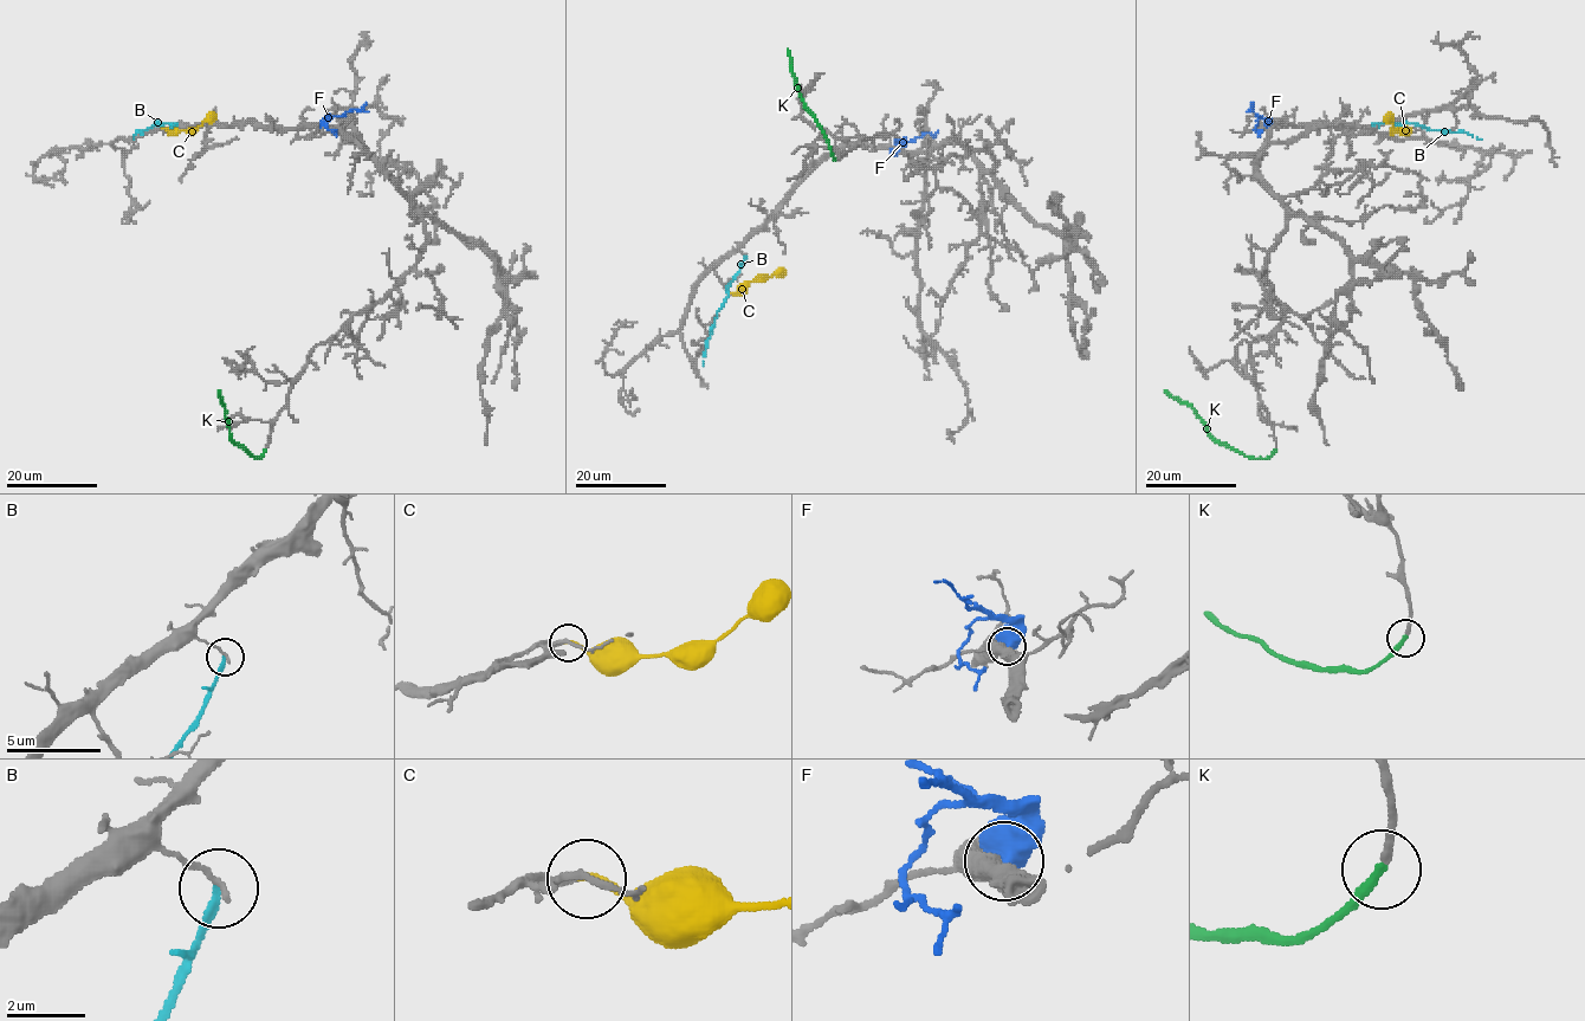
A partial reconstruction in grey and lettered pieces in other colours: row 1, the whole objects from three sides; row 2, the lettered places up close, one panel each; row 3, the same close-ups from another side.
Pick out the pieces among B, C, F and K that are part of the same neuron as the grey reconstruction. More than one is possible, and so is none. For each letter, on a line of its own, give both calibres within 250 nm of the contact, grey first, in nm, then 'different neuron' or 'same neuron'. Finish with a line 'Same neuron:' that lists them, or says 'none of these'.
B: 140/200 nm | different neuron
C: 240/240 nm | different neuron
F: 480/650 nm | different neuron
K: 200/240 nm | same neuron
Same neuron: K

